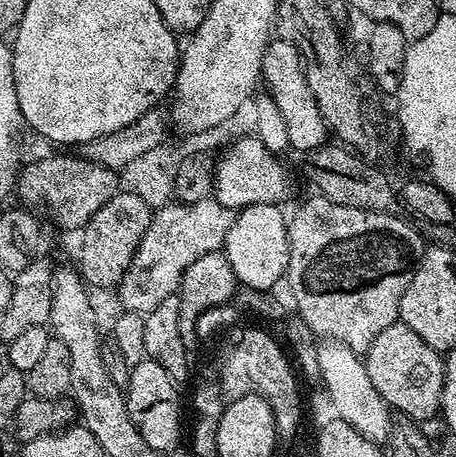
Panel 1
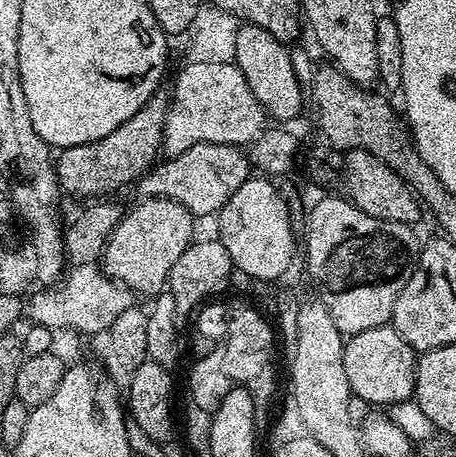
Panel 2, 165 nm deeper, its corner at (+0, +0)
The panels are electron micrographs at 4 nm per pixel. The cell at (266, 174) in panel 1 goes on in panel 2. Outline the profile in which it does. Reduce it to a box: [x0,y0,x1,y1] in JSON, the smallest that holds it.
[138,144,250,218]

